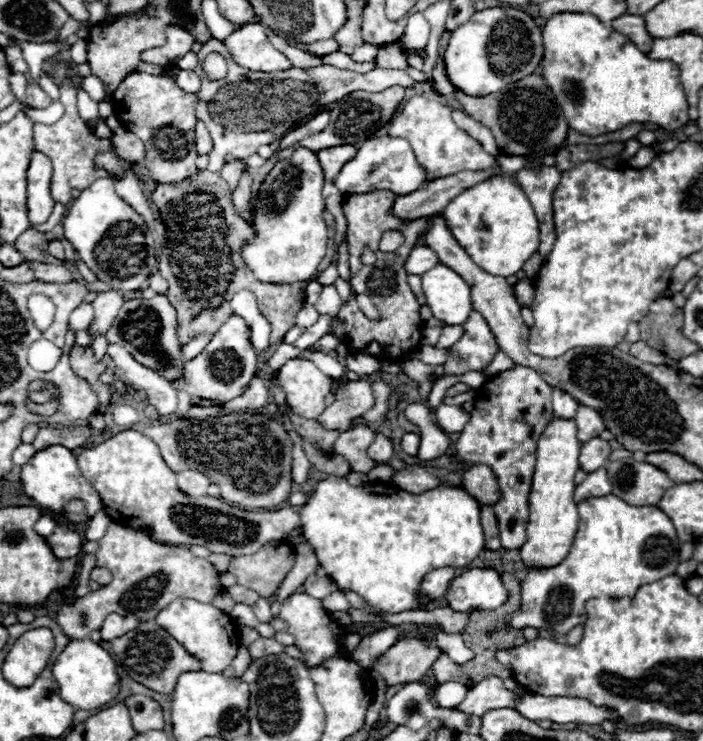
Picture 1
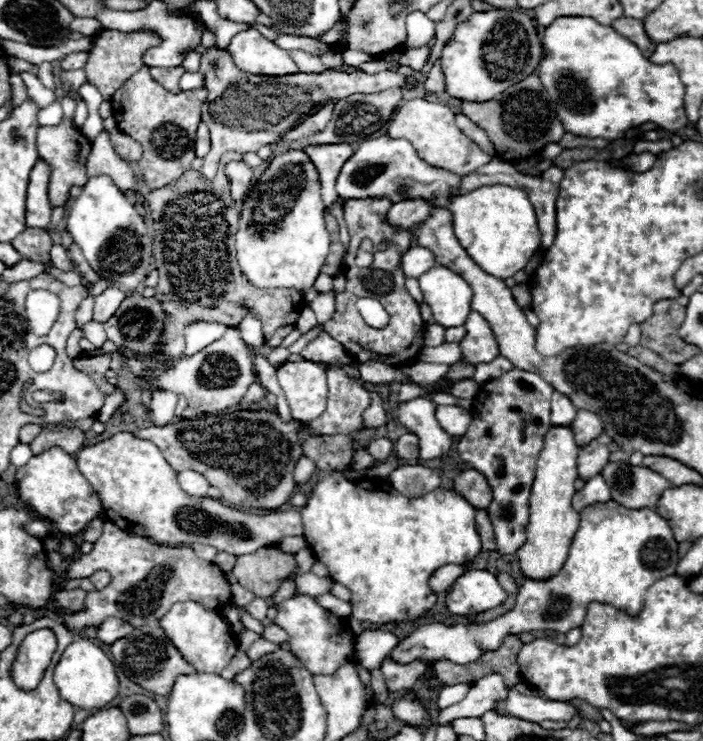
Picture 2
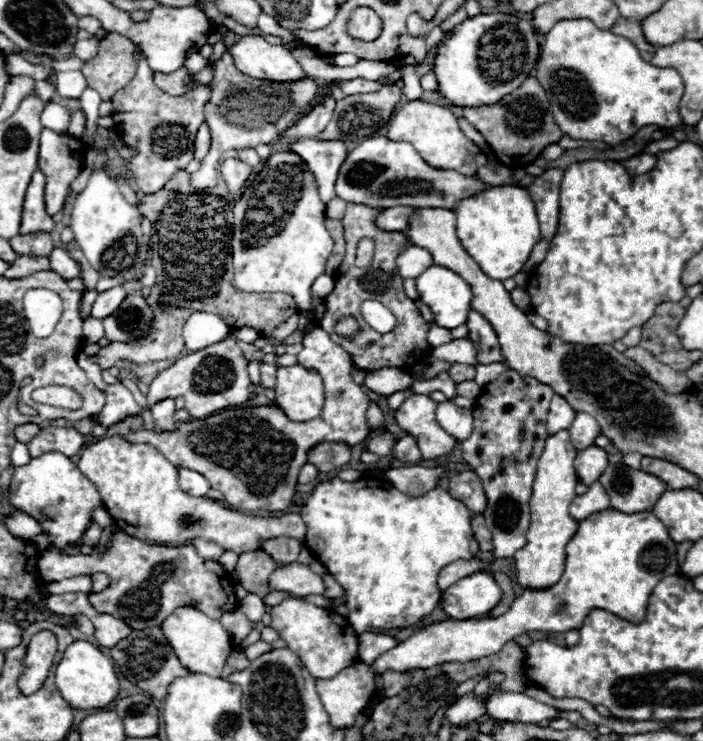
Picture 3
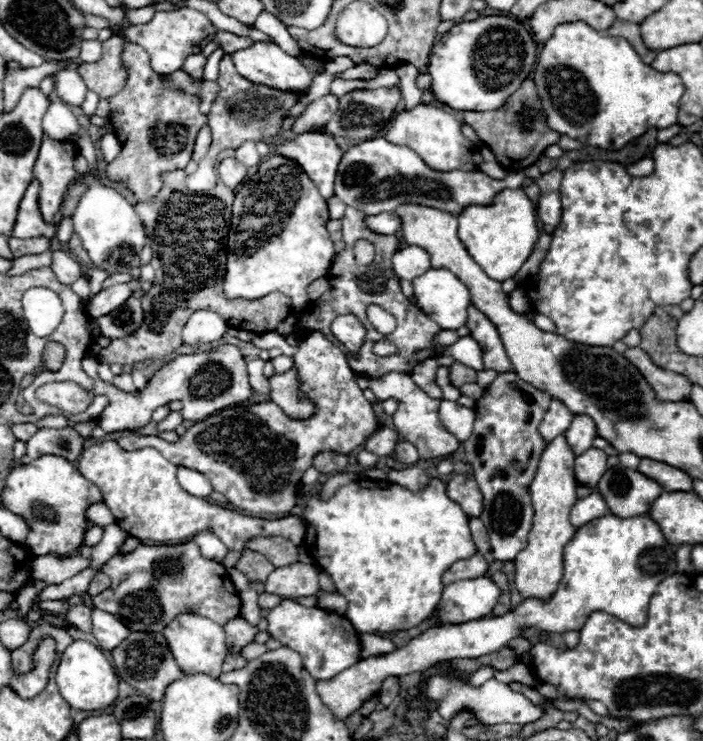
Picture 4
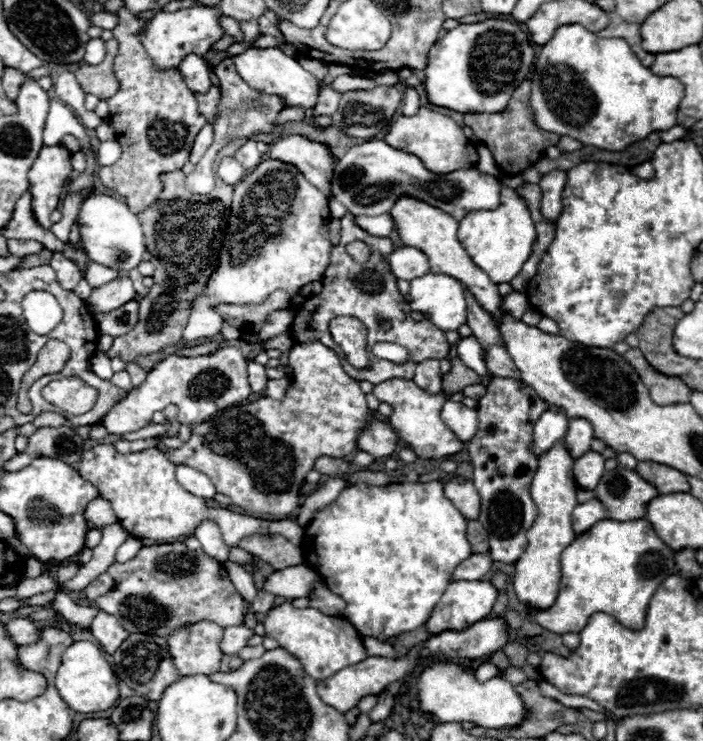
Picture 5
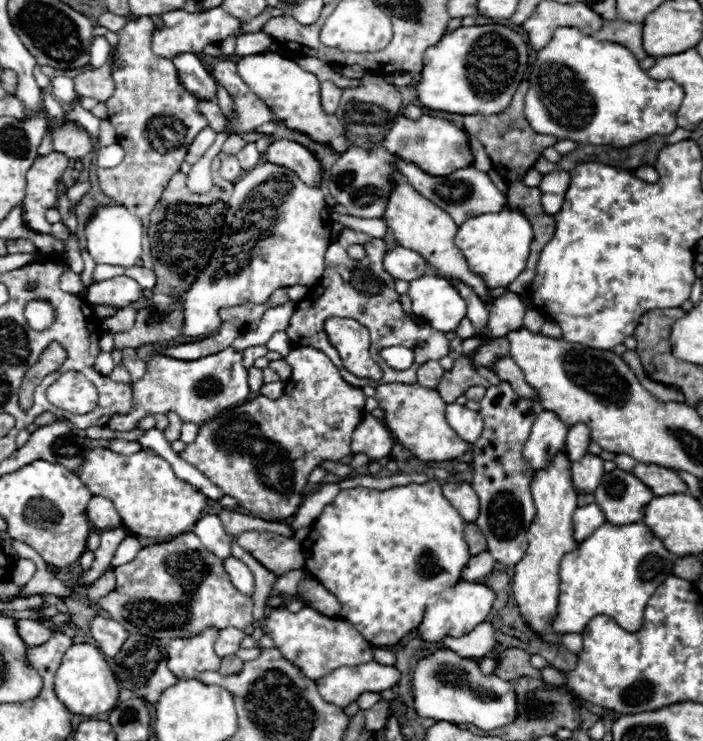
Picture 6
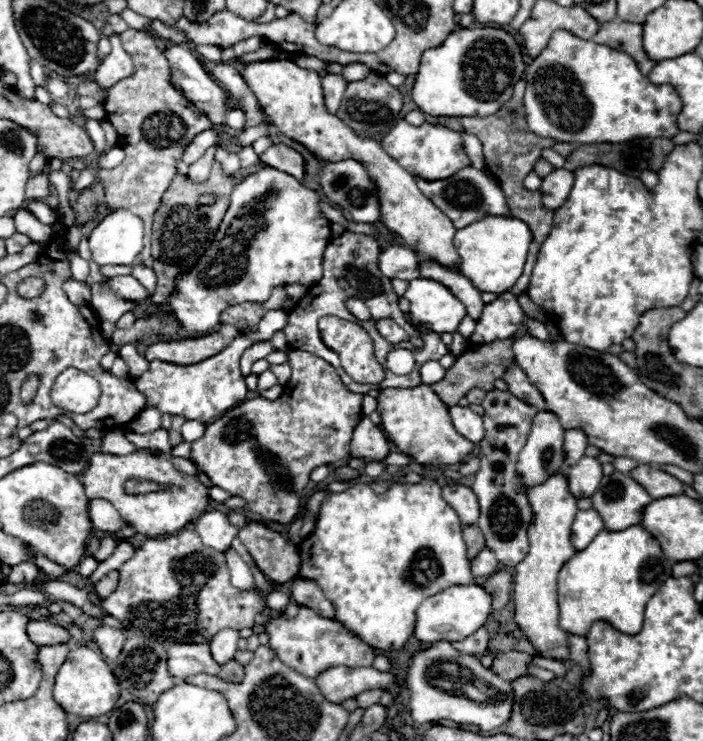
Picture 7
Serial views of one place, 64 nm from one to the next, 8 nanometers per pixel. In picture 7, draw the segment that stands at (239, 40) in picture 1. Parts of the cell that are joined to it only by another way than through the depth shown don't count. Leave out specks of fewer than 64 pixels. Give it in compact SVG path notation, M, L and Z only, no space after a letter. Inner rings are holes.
M262 60L244 66L246 84L254 90L260 108L264 110L270 124L274 124L284 136L302 144L312 156L324 162L340 162L346 158L354 158L362 162L374 180L380 202L380 222L394 230L394 234L402 234L402 244L410 250L418 250L422 258L434 258L442 262L446 268L458 266L460 258L452 244L456 234L454 224L442 210L438 210L418 188L414 176L408 174L392 156L384 152L380 142L374 138L358 136L346 122L342 122L336 114L330 114L324 104L322 78L314 70L304 70L288 60Z

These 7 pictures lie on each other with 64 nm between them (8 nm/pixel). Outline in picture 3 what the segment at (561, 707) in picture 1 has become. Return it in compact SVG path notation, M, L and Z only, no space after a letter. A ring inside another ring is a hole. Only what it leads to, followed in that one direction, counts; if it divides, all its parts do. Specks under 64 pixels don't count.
M492 690L486 700L486 714L496 720L536 724L540 720L554 718L556 712L558 712L556 708L546 706L522 692Z

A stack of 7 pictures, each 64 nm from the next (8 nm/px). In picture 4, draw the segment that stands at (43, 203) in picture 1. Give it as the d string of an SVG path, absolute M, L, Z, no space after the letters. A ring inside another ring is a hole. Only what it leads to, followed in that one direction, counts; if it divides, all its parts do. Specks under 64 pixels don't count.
M38 180L30 184L30 190L26 190L26 198L22 198L18 206L18 222L14 226L12 238L38 238L46 236L48 240L54 238L54 224L46 224L38 210Z

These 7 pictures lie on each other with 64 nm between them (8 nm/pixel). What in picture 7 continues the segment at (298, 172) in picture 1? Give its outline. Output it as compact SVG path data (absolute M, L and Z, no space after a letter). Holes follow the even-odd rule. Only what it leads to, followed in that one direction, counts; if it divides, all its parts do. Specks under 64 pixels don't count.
M262 166L258 172L246 176L244 182L240 182L232 192L230 208L214 234L214 242L210 242L202 258L192 264L188 272L176 276L176 290L168 298L168 310L176 314L178 322L186 330L212 332L220 324L220 312L228 306L252 300L266 302L272 288L284 284L296 282L306 288L314 286L322 278L322 256L332 240L332 224L318 210L318 202L318 192L304 188L294 176L272 170L270 166Z

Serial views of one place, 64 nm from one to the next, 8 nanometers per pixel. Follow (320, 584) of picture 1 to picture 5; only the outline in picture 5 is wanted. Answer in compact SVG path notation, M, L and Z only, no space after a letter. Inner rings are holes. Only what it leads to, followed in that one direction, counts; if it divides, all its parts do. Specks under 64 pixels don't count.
M302 564L302 566L292 566L286 572L272 572L264 584L264 590L272 592L274 596L282 596L282 598L304 598L306 594L310 594L312 584L318 580L318 574L314 570L310 570L310 566Z

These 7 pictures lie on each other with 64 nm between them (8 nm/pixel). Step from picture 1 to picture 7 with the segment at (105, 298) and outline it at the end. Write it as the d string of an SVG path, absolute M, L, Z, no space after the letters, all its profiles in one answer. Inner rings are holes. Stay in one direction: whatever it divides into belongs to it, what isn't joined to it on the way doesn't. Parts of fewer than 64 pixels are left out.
M116 276L116 278L112 278L110 288L112 288L120 298L126 298L126 300L134 300L134 302L136 302L136 300L148 298L146 288L144 288L134 276Z

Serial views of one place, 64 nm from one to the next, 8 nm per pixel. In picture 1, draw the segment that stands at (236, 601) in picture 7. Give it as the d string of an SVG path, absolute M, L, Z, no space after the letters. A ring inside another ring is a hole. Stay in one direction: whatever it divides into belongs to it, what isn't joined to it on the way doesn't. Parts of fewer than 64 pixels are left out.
M112 522L106 534L98 540L98 550L94 554L96 566L112 570L112 582L92 594L86 594L86 598L60 608L58 624L72 640L86 638L92 630L98 630L112 612L122 616L132 614L142 624L154 620L176 598L194 598L198 602L212 604L212 600L224 590L216 568L208 560L196 558L188 548L158 544L146 534L118 526L116 522Z

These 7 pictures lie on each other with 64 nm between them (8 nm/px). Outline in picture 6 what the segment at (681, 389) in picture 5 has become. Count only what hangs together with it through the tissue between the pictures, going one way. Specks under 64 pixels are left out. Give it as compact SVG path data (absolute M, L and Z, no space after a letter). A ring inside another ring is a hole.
M628 350L628 352L624 352L624 354L622 354L622 360L624 360L628 366L632 366L632 370L636 372L636 376L638 376L640 380L648 380L648 378L644 376L644 370L642 370L642 364L640 364L640 358L638 358L636 350ZM650 380L650 392L652 392L658 400L662 400L662 402L668 402L668 400L678 400L678 402L682 402L682 400L684 400L684 396L682 396L676 388L666 388L666 386L662 386L662 384L658 384L658 382L652 382L652 380Z

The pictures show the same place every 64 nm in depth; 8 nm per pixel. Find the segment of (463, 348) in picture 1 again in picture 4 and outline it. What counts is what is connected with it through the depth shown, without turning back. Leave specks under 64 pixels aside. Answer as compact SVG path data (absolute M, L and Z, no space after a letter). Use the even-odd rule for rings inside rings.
M474 304L468 310L466 326L470 328L470 336L482 348L482 358L484 358L486 368L496 370L498 374L514 372L514 366L512 366L510 358L506 356L506 350L504 350L504 344L500 340L500 334L496 330L496 326Z

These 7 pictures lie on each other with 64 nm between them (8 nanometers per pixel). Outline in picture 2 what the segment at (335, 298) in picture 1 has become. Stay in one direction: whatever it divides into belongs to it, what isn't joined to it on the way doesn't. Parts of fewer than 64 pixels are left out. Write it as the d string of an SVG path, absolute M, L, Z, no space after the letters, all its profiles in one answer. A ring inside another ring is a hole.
M334 292L320 294L316 300L310 302L310 308L314 310L318 324L324 324L326 320L330 320L330 314L334 314Z

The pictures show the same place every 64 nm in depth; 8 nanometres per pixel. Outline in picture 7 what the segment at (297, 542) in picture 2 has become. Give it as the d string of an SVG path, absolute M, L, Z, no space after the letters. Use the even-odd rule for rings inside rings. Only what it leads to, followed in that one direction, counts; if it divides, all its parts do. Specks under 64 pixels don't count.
M250 522L238 532L238 538L246 546L258 570L272 582L286 584L298 574L298 548L278 532L272 532L258 522Z

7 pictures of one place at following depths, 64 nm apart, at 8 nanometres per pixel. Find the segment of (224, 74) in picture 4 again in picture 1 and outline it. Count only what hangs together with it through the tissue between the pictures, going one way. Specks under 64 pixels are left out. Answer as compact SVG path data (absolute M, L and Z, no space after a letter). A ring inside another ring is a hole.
M222 42L214 44L214 50L224 56L228 64L228 74L236 74L244 80L236 84L226 84L222 88L222 80L210 80L206 72L202 70L202 64L196 66L196 74L202 78L202 86L198 90L198 120L206 124L212 136L212 150L208 154L208 168L210 172L220 172L222 160L226 154L232 154L236 158L246 158L258 150L262 144L272 144L284 136L284 132L298 126L304 118L316 114L322 110L322 106L328 106L332 102L338 102L340 98L348 96L354 90L366 90L366 92L382 92L390 86L410 86L414 80L404 70L386 70L376 68L368 74L358 74L350 70L340 70L334 66L320 66L310 70L290 68L286 72L250 72L240 68L230 52L222 52Z

